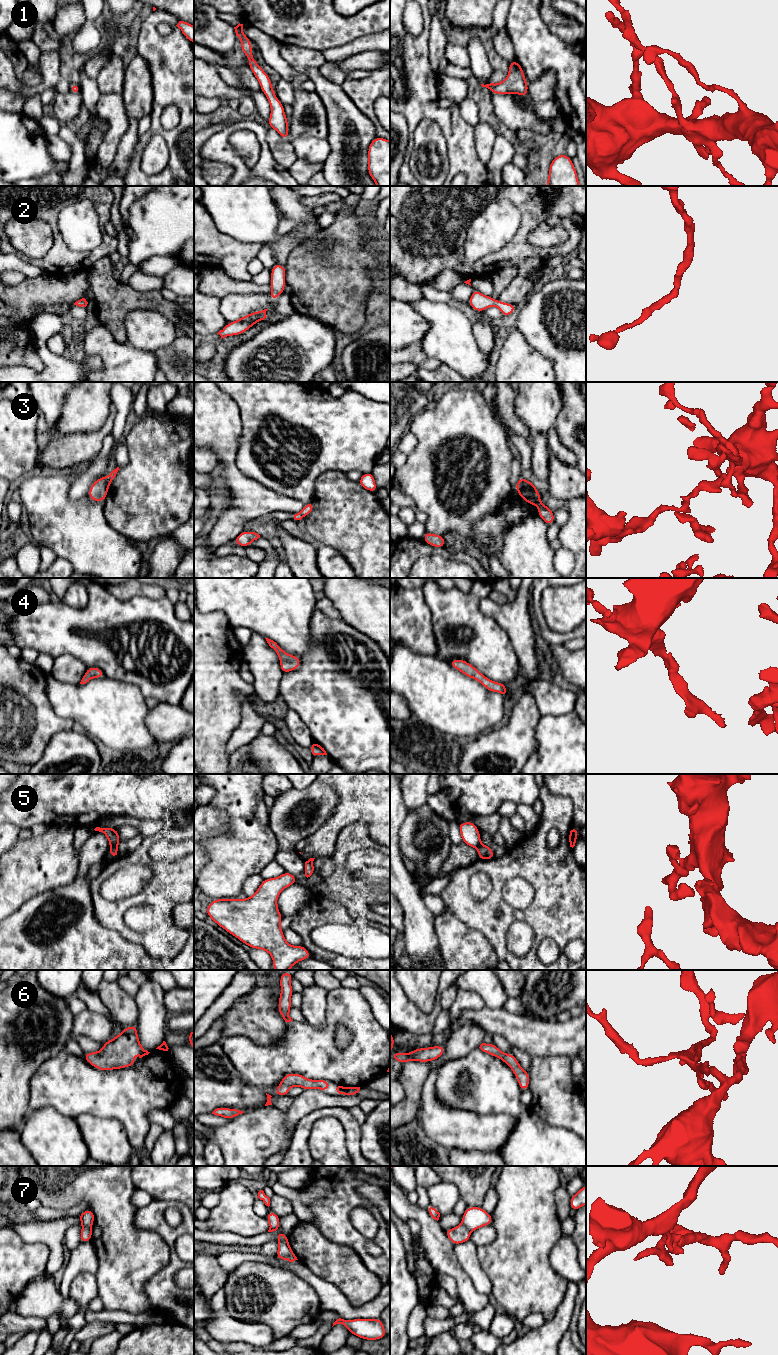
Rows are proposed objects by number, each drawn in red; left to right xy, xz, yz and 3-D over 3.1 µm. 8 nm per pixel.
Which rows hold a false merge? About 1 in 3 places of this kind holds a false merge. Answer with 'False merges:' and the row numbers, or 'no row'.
False merges: 3, 5, 7

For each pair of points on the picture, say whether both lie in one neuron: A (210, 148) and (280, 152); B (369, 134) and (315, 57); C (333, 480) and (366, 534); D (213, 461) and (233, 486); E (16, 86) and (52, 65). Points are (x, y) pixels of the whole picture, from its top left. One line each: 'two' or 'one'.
A: two
B: one
C: one
D: two
E: one

